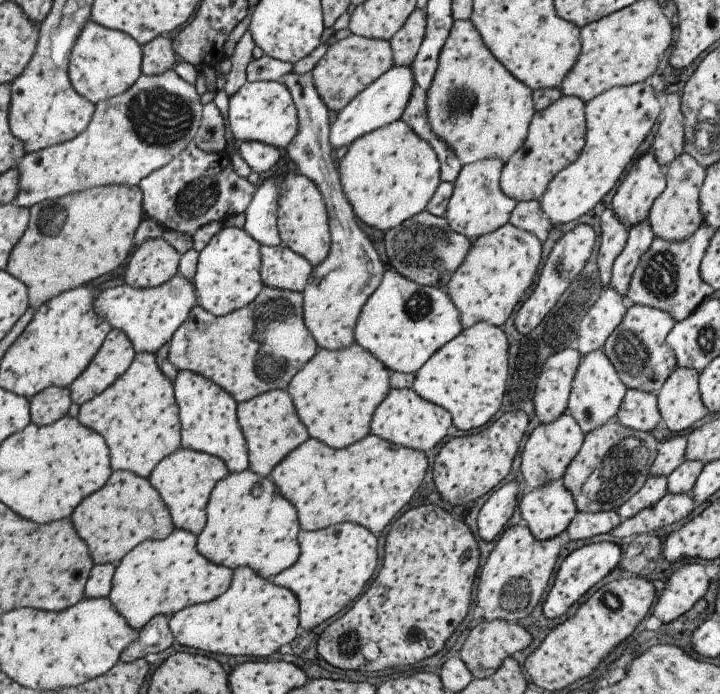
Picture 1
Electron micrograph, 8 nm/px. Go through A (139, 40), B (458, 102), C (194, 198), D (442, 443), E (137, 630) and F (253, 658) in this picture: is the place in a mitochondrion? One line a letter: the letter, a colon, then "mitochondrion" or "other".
A: other
B: mitochondrion
C: mitochondrion
D: other
E: other
F: other

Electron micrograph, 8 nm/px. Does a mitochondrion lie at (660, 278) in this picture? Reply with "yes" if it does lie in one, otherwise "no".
yes

